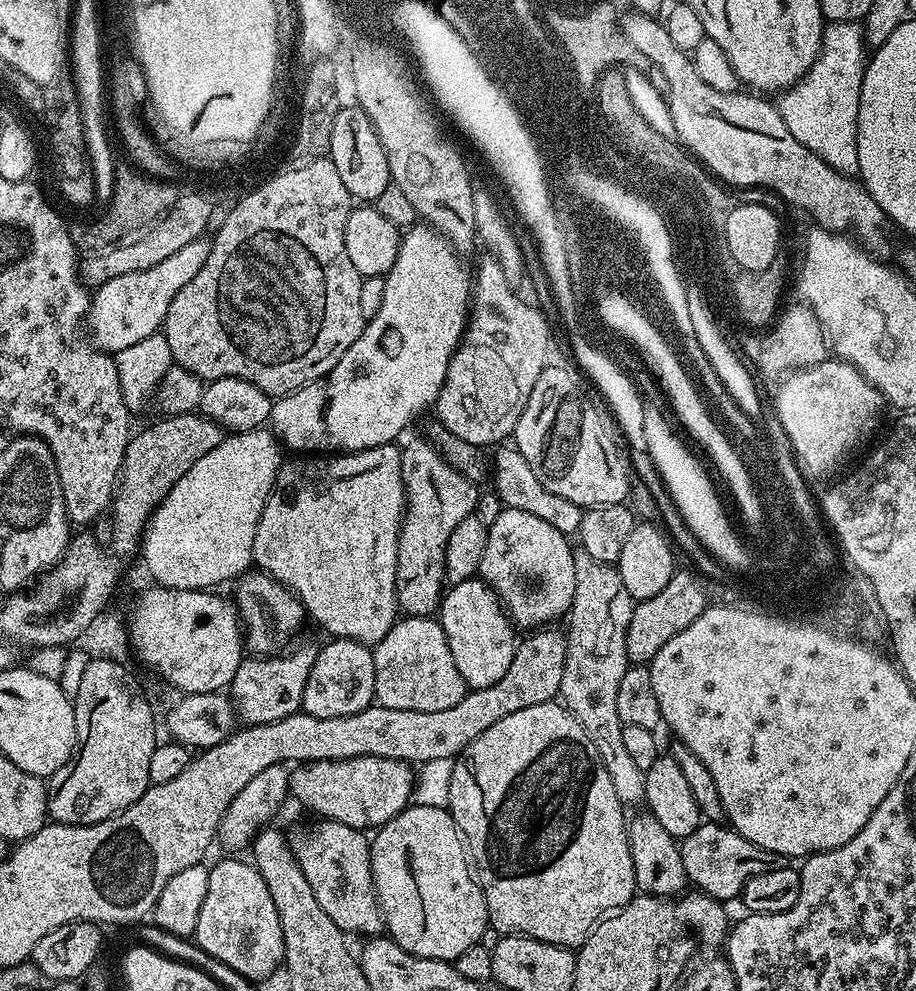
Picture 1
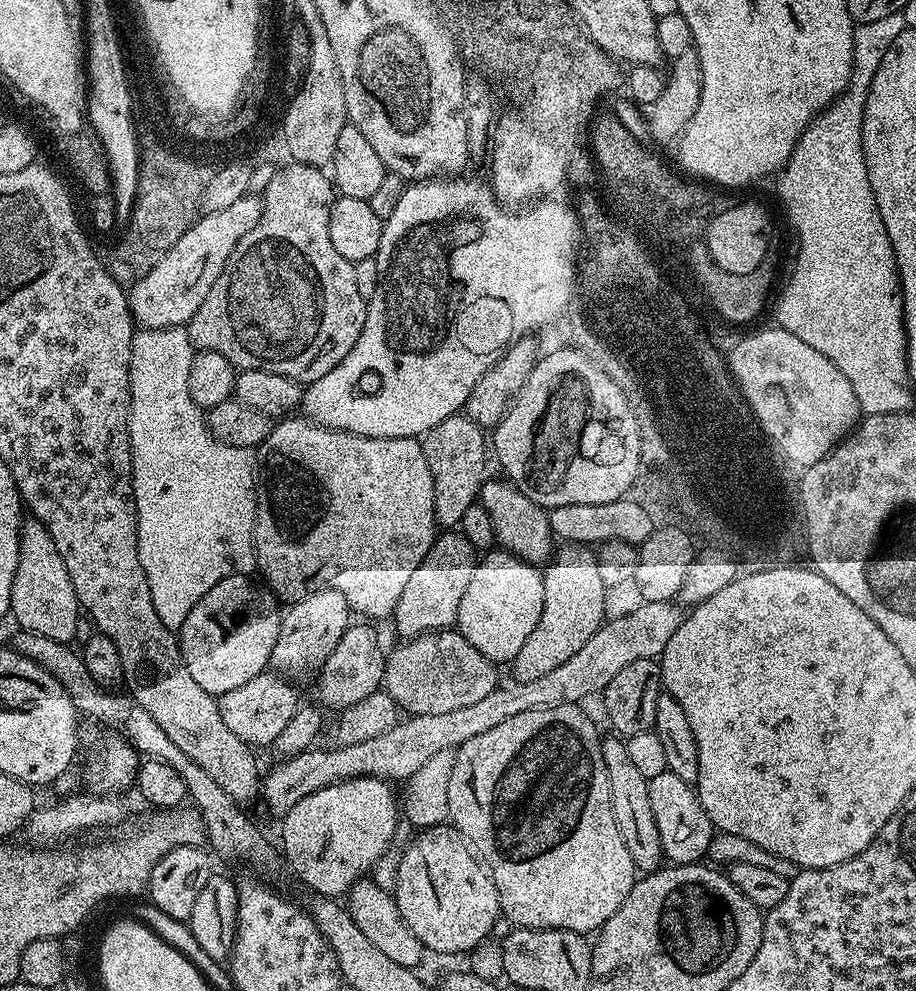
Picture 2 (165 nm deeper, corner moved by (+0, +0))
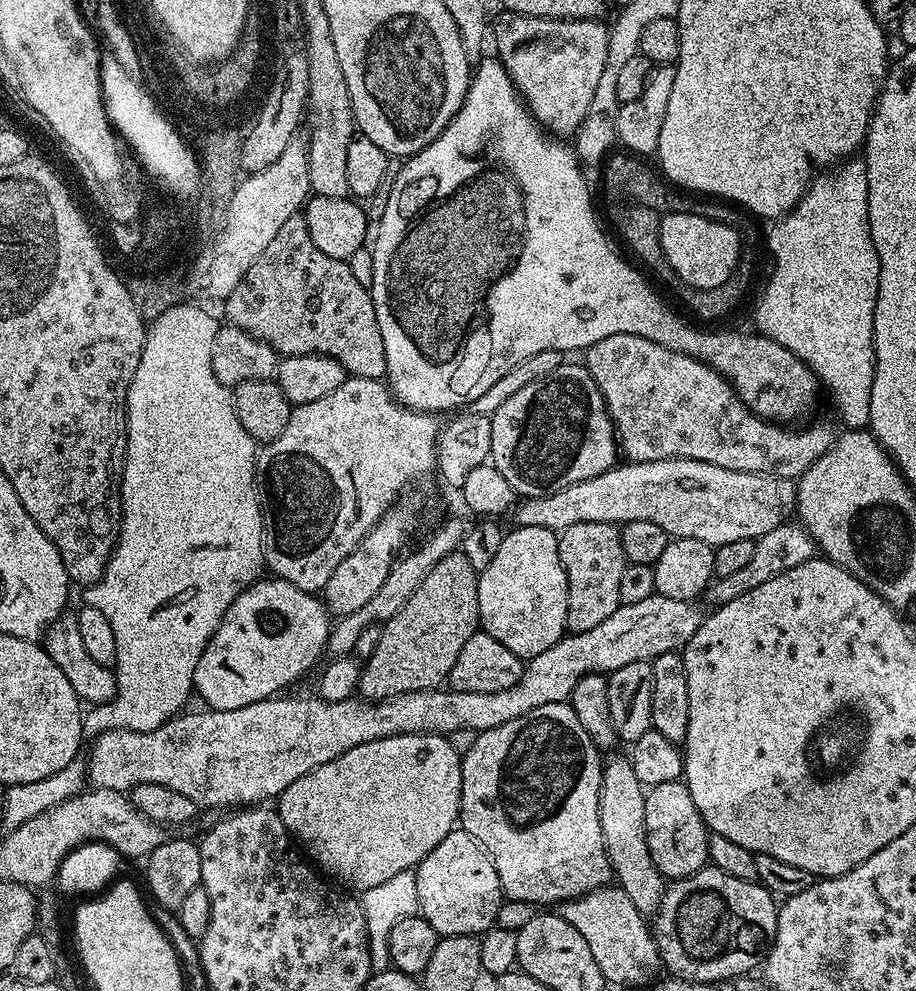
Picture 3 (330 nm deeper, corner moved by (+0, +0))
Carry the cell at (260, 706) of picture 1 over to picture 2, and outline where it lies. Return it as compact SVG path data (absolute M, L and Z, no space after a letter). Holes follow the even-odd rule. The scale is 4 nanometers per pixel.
M323 588L311 592L306 598L289 603L280 618L278 642L274 644L271 667L285 678L296 678L307 668L318 670L326 662L330 650L338 646L338 638L346 634L353 619L352 607L338 590Z

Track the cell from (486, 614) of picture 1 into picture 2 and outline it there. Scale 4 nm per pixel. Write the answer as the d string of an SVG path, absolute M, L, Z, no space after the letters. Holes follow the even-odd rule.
M492 550L477 563L474 575L466 586L466 595L458 605L458 618L455 627L487 660L497 666L507 665L522 650L526 638L534 634L534 626L538 626L538 618L542 618L544 602L544 574L537 565L527 564L517 556L503 550Z

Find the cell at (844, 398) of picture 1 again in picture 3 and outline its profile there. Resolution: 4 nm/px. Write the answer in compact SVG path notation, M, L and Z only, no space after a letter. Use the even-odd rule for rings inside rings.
M481 59L480 63L475 65L466 98L458 114L446 126L446 130L442 130L442 134L438 134L438 138L430 142L430 146L426 146L421 152L415 152L399 165L396 181L390 190L386 214L374 228L374 239L370 244L374 258L374 282L370 291L374 310L378 314L378 330L382 330L382 346L386 350L386 383L391 388L393 396L416 412L441 414L440 412L448 412L451 408L463 409L465 406L471 406L478 398L482 398L482 394L486 394L486 390L490 390L490 386L494 386L494 382L498 382L498 378L502 378L506 370L518 366L518 362L540 353L541 350L558 350L561 354L568 354L575 348L587 350L594 346L594 342L610 338L610 334L638 334L642 338L650 338L650 342L658 342L658 346L666 346L666 350L693 356L695 360L711 366L715 372L721 372L736 389L740 401L764 420L788 426L796 422L792 420L806 415L816 400L816 374L806 362L802 362L793 352L786 350L786 346L778 346L778 342L774 342L769 336L765 336L763 340L748 340L748 336L704 336L672 320L672 310L668 312L668 308L660 304L660 292L655 287L652 289L644 281L643 274L638 269L631 268L604 237L604 232L596 221L596 212L592 209L592 196L588 193L588 184L584 181L586 172L577 160L575 151L569 145L567 148L564 145L567 143L563 139L553 138L540 127L540 123L532 117L527 104L517 92L503 64L499 59L488 59Z

